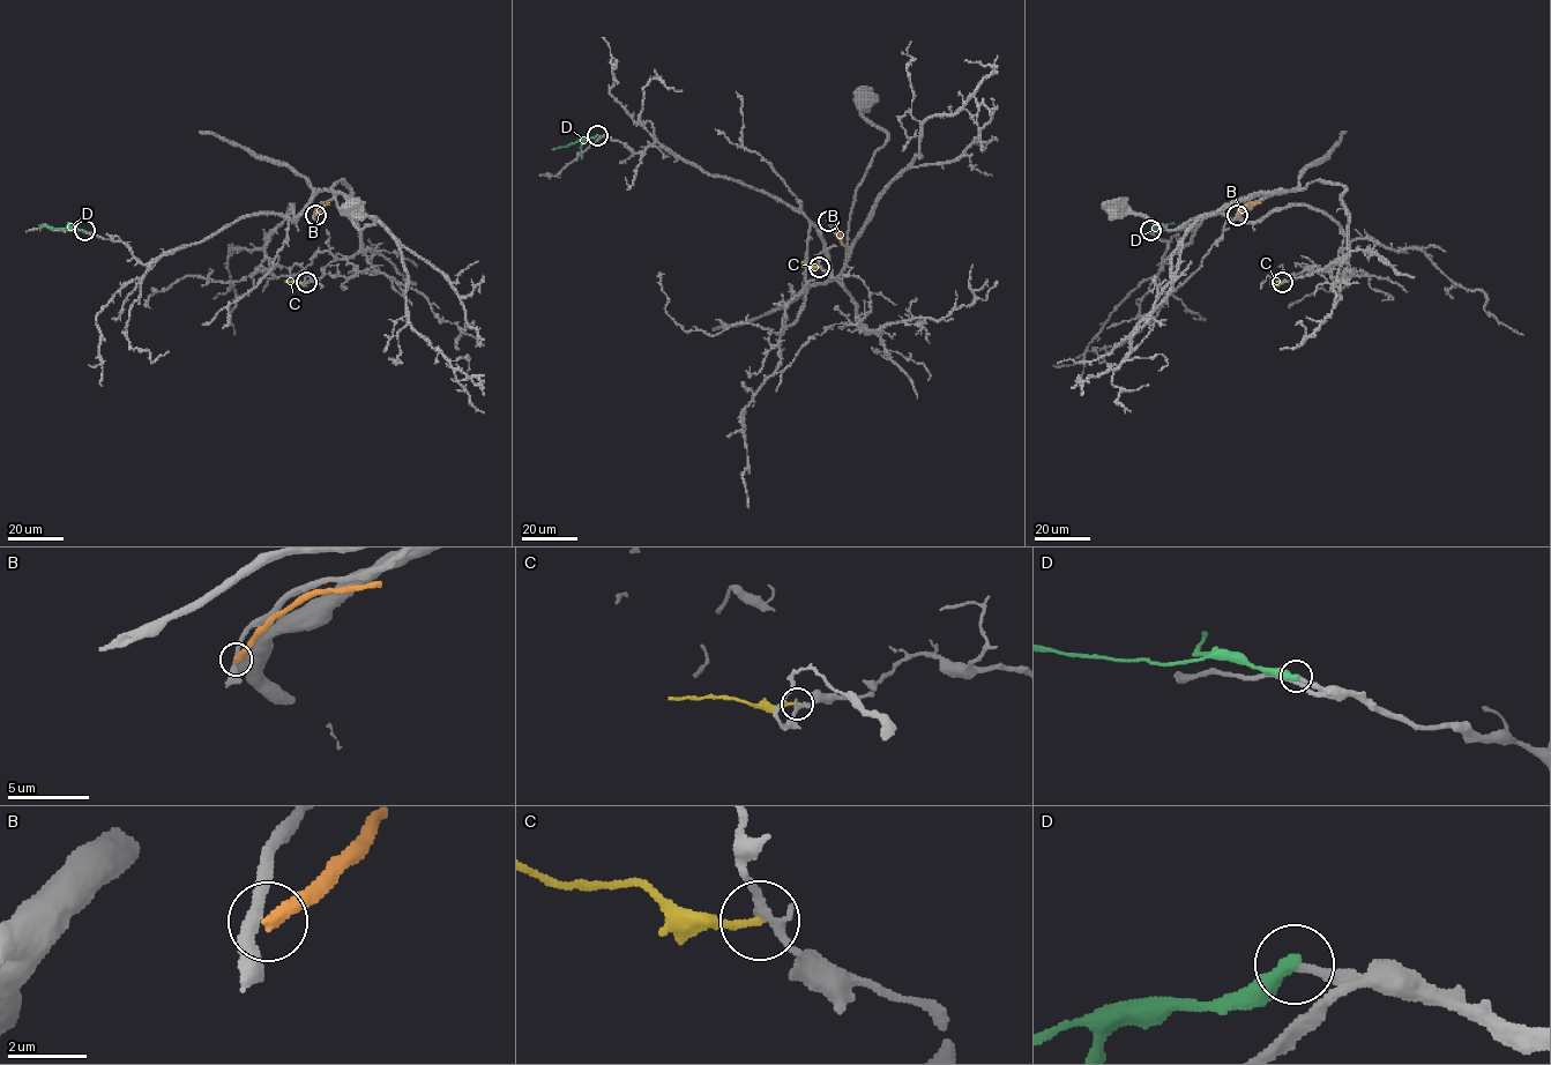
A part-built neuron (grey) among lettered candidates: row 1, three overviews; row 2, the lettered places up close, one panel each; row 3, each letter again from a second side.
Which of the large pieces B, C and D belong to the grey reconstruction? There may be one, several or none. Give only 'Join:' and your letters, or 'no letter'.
Join: D

